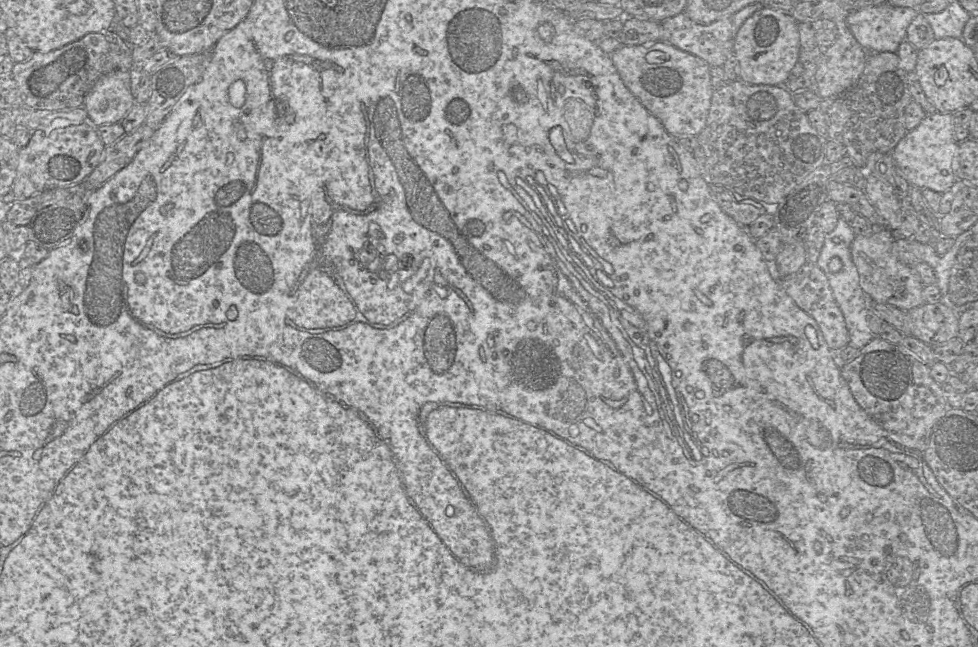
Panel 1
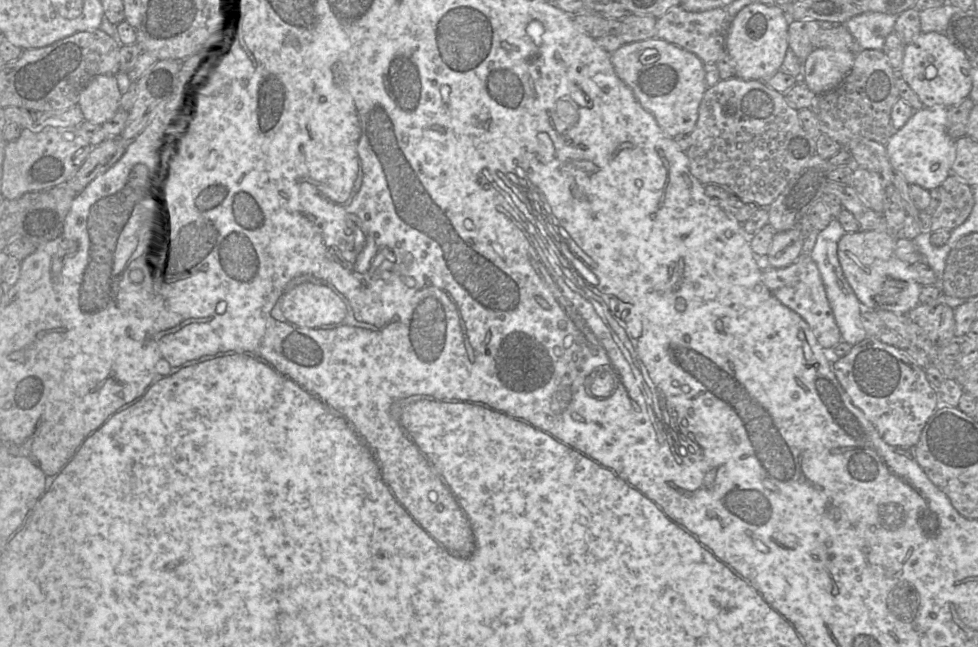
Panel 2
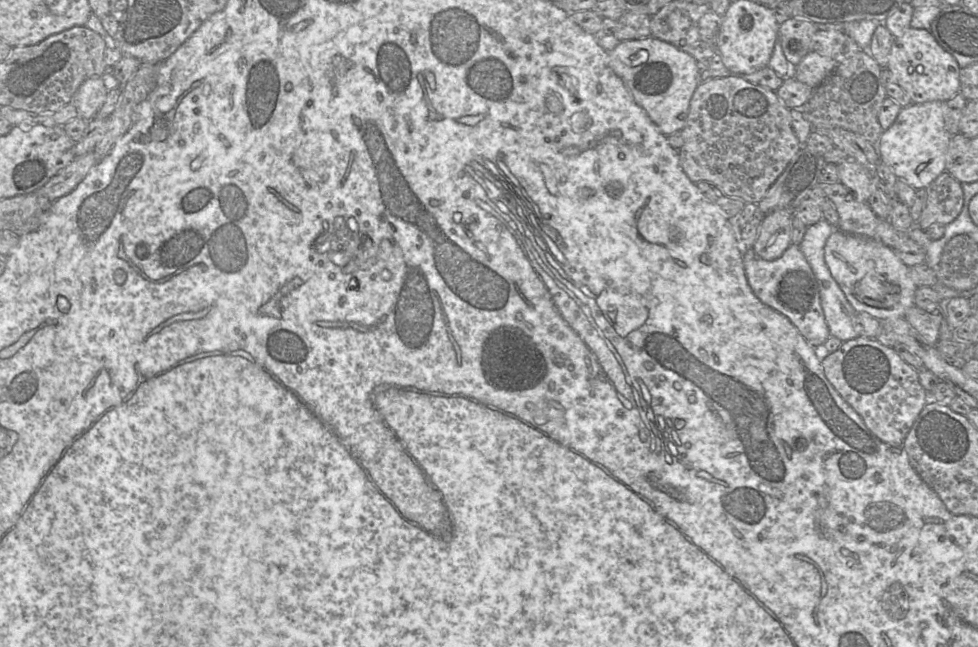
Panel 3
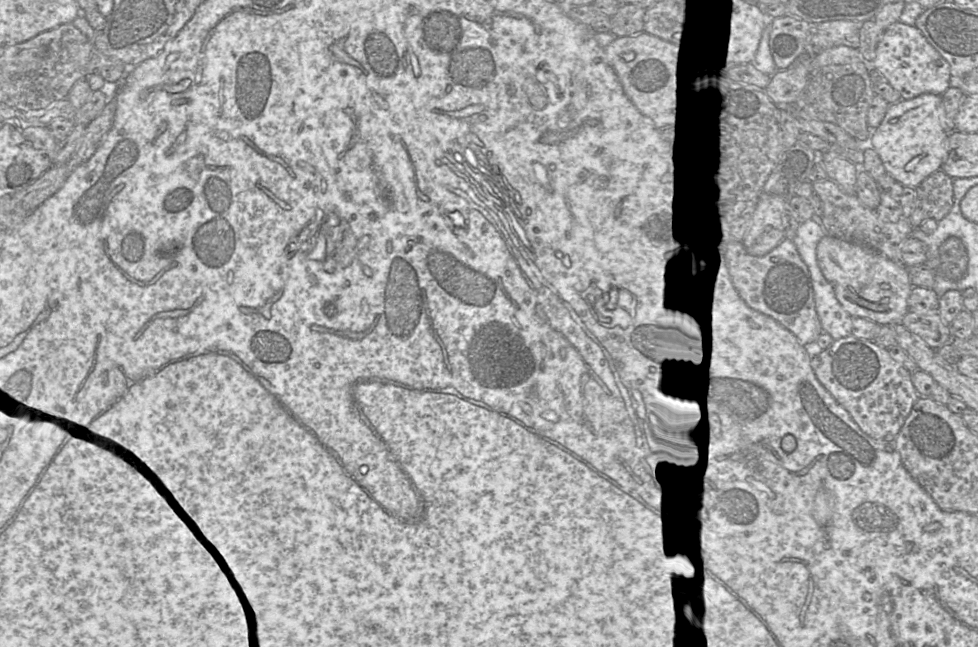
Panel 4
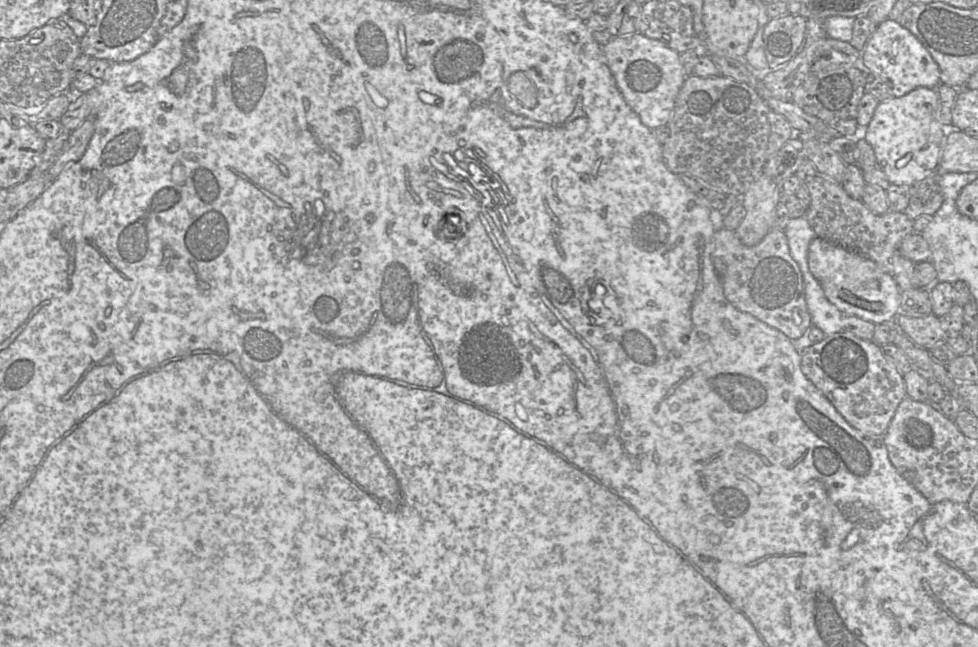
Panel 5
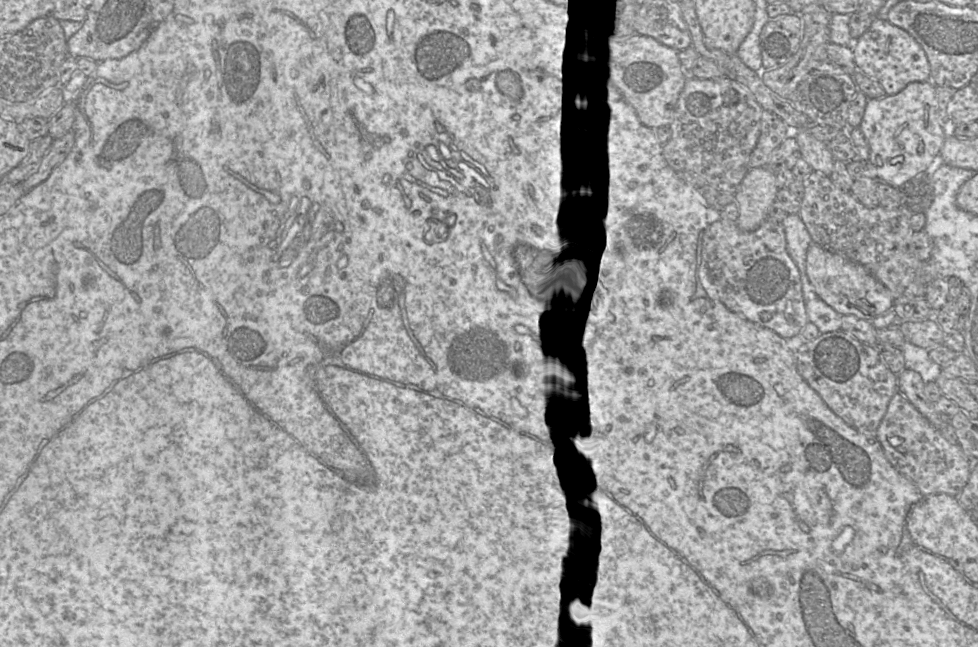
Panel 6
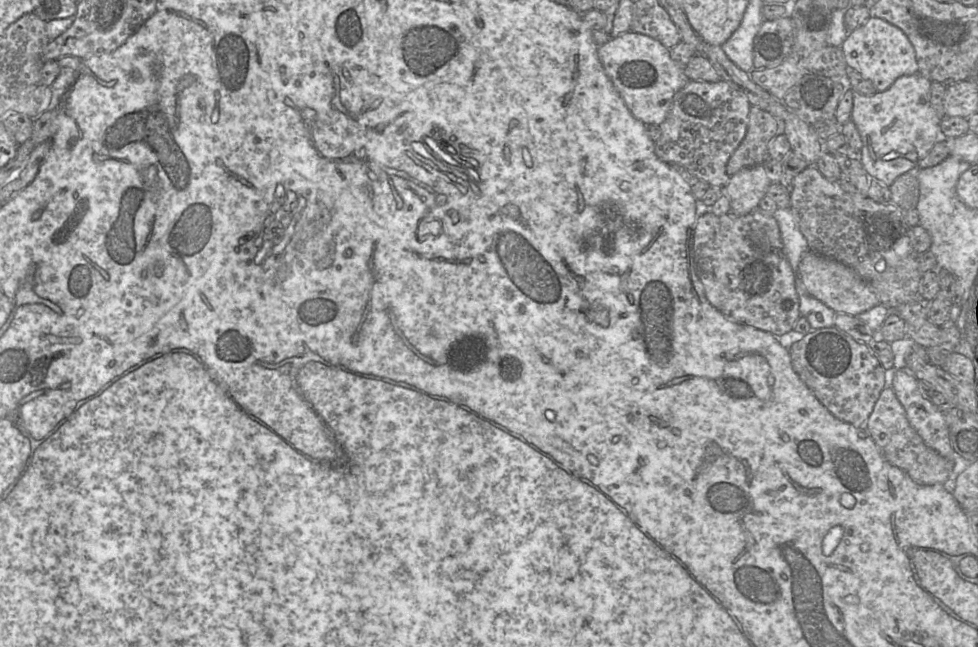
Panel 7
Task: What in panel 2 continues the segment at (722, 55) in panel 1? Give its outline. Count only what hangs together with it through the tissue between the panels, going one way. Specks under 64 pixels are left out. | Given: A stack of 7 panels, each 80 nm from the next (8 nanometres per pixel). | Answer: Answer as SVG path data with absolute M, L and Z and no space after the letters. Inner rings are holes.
M681 5L670 8L663 16L657 18L656 38L666 40L699 57L703 63L716 63L725 51L725 36L727 30L726 10L713 8L706 11L691 12Z

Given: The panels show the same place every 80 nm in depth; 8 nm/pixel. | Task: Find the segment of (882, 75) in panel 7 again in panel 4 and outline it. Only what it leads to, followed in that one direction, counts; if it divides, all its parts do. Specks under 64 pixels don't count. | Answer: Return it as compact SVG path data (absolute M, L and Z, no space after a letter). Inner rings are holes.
M900 21L884 29L871 64L904 100L913 99L921 94L941 96L950 86L959 87L959 83L951 76L949 63L926 40L920 30L914 25Z

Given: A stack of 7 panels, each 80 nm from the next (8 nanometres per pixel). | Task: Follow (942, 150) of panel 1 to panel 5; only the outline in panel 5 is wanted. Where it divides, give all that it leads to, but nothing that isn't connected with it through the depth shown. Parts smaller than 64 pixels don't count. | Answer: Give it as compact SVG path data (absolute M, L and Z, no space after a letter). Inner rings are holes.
M918 87L904 96L881 101L876 107L866 127L865 139L875 152L877 167L887 175L891 184L910 186L937 170L947 134L947 129L937 121L937 101L936 89Z

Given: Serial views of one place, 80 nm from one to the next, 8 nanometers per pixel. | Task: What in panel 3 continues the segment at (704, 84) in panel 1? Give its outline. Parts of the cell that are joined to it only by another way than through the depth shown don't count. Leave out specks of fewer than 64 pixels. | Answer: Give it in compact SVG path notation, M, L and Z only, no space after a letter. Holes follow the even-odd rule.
M653 36L640 39L620 41L616 47L608 52L609 66L627 87L634 101L642 109L648 119L664 136L684 128L693 93L700 83L700 72L697 60L671 43Z

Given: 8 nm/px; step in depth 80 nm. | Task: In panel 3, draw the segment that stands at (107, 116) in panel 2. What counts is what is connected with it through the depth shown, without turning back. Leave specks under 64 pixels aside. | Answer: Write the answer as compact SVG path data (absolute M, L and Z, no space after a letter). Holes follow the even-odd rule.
M101 76L87 78L72 98L79 117L86 121L94 119L105 102L108 91Z

